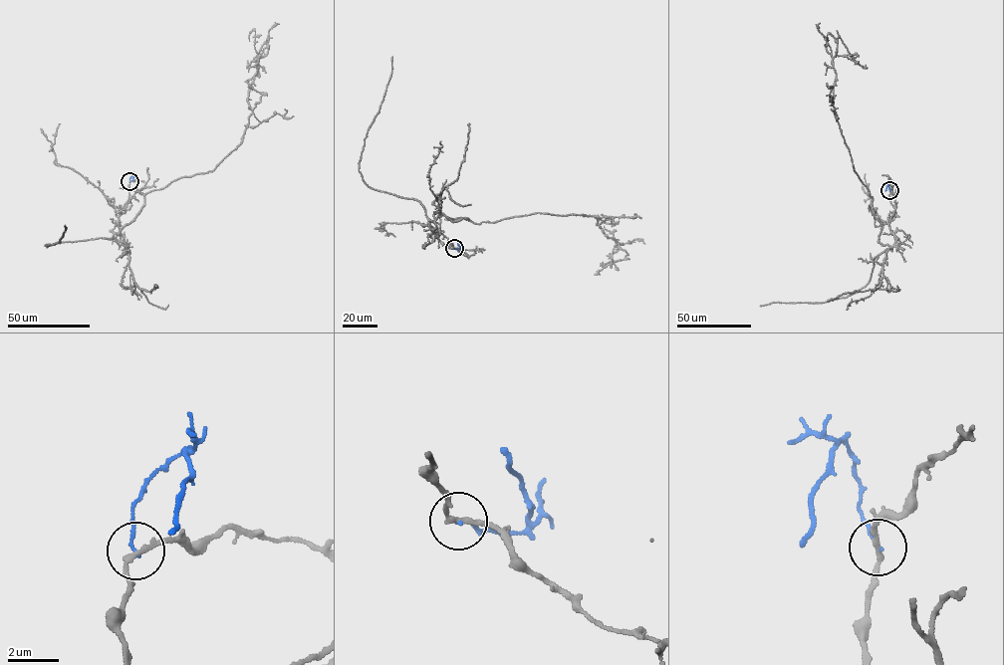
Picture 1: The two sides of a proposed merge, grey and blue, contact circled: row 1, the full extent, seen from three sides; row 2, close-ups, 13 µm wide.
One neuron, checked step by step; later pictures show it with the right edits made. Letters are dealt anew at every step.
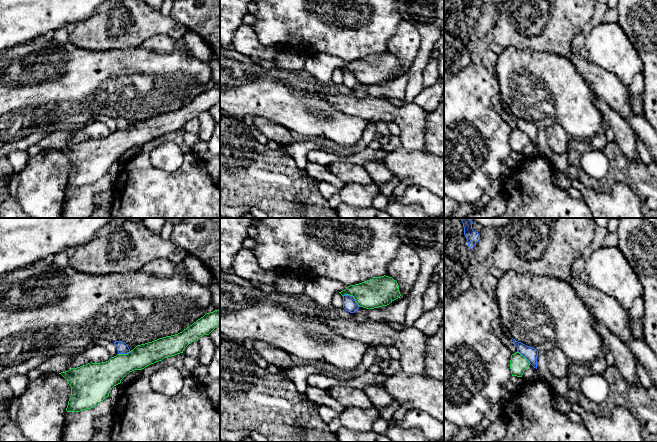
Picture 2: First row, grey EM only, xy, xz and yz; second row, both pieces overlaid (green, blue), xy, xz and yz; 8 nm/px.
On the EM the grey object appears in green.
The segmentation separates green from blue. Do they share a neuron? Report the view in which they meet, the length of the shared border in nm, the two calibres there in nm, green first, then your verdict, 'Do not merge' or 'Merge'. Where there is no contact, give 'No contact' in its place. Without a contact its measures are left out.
Touches green in xz. Shared border 170 nm. Thickness 240 nm (green) against 110 nm. Do not merge

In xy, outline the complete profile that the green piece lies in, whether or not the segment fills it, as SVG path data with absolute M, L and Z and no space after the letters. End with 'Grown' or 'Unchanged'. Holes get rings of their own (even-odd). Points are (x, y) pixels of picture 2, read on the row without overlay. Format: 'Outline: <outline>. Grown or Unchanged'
Outline: M220 86L206 89L182 108L137 121L127 130L117 130L106 138L88 139L61 150L71 163L67 188L80 188L97 182L109 173L112 164L134 146L183 129L192 118L220 102Z. Unchanged

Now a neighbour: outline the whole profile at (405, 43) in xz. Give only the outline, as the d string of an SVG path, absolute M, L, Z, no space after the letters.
M403 20L395 33L387 43L386 52L392 53L399 61L401 72L392 77L392 81L403 74L407 73L414 61L419 46L421 44L421 37L418 29L414 27L409 21Z

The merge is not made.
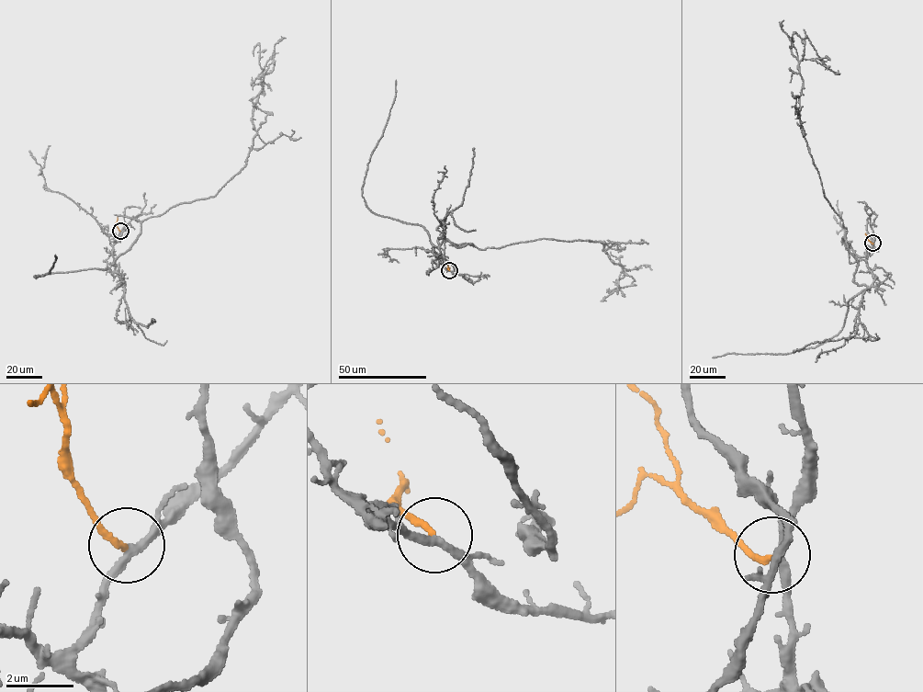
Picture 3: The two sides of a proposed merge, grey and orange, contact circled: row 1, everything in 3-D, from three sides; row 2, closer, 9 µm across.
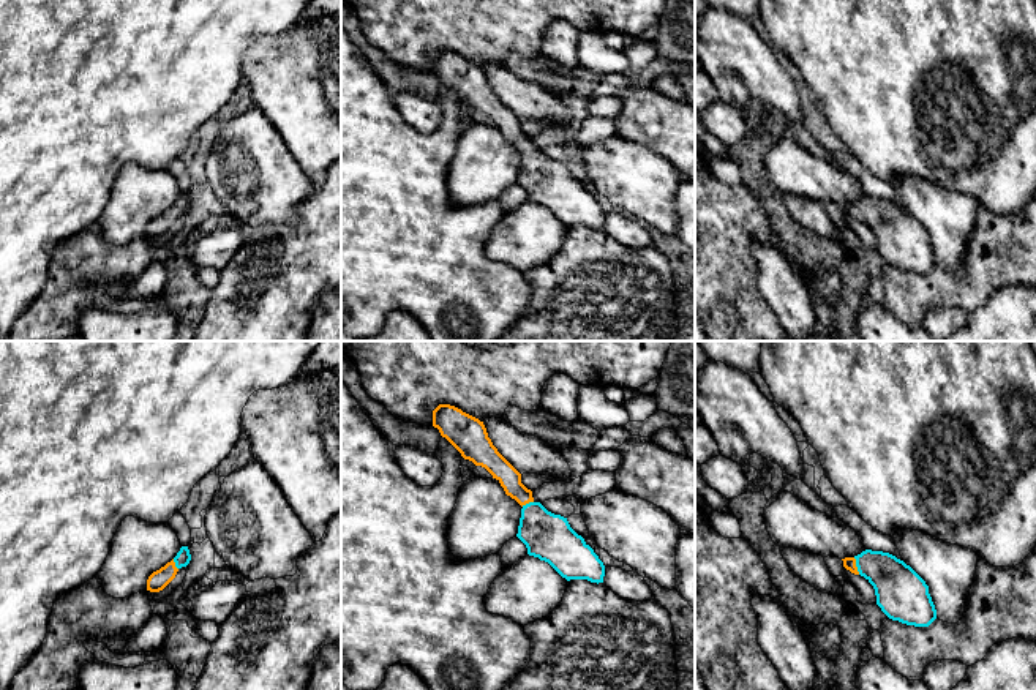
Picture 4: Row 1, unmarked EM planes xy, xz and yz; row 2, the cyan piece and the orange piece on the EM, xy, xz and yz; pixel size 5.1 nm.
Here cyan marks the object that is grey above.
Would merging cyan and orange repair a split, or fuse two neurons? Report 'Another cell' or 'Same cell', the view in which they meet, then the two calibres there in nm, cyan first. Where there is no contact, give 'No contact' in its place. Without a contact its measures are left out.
Same cell. Touches cyan in yz. Thickness 240 nm (cyan) against 60 nm

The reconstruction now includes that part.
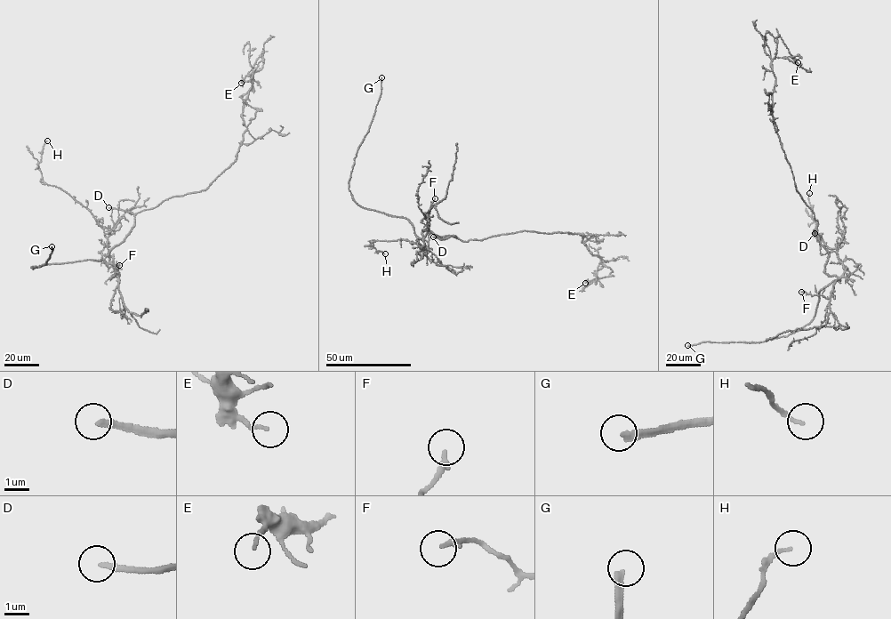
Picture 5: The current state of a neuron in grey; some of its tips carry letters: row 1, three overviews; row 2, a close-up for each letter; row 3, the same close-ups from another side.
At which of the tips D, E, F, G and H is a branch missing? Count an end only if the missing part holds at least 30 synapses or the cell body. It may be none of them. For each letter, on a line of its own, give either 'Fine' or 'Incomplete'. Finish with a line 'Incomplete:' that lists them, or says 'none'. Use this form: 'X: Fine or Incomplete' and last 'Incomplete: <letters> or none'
D: Incomplete
E: Fine
F: Fine
G: Incomplete
H: Fine
Incomplete: D, G

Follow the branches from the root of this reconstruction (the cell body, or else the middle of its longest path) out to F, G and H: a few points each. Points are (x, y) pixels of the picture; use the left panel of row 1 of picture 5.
F: (135, 214), (134, 225), (124, 241), (108, 255), (117, 274), (110, 279), (118, 272), (119, 265)
G: (135, 214), (134, 225), (124, 241), (110, 251), (108, 262), (86, 260), (33, 269), (45, 263), (52, 246)
H: (135, 214), (134, 225), (108, 255), (110, 262), (104, 230), (92, 214), (42, 180), (38, 164), (47, 140)

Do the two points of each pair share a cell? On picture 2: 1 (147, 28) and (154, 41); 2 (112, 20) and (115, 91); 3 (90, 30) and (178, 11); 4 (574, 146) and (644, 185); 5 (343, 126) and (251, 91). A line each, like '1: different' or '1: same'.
1: different
2: different
3: different
4: same
5: same

